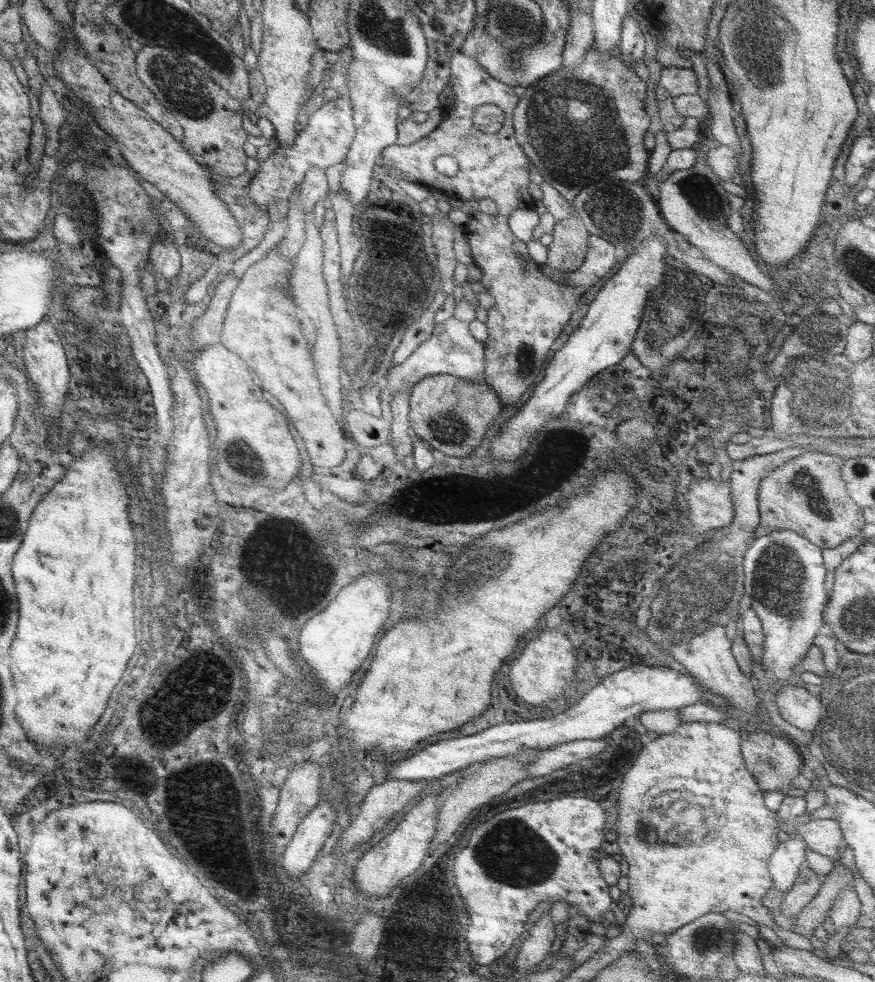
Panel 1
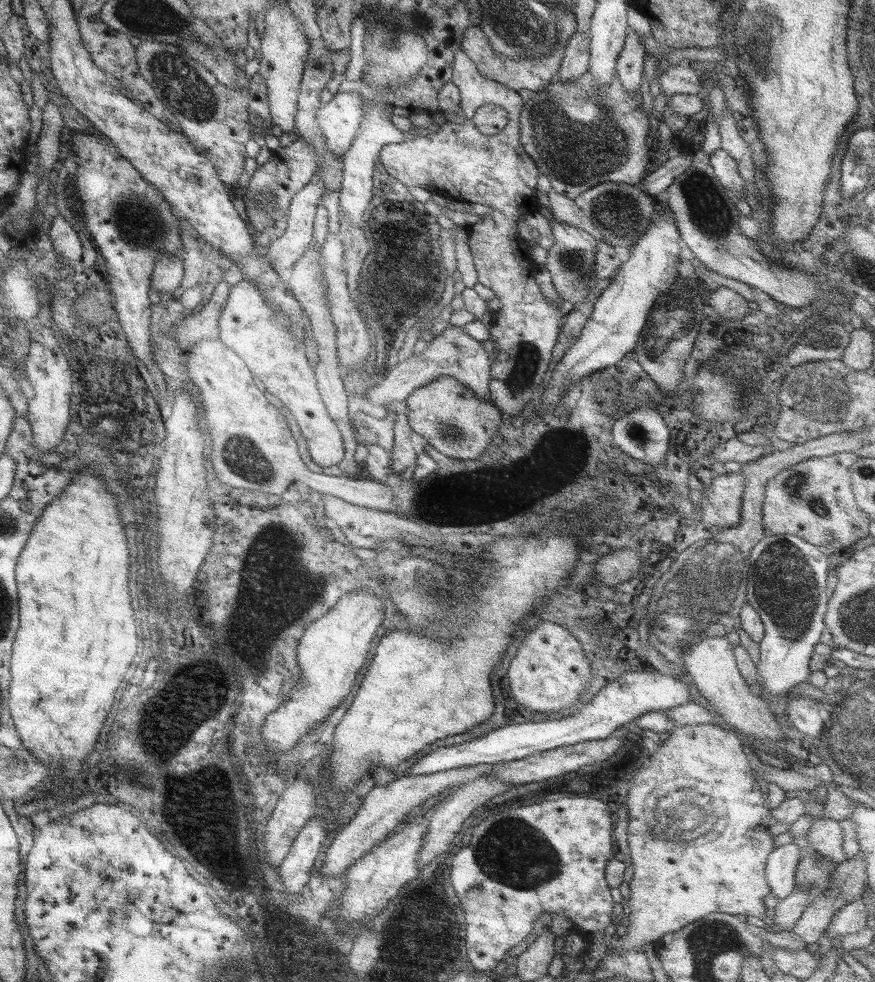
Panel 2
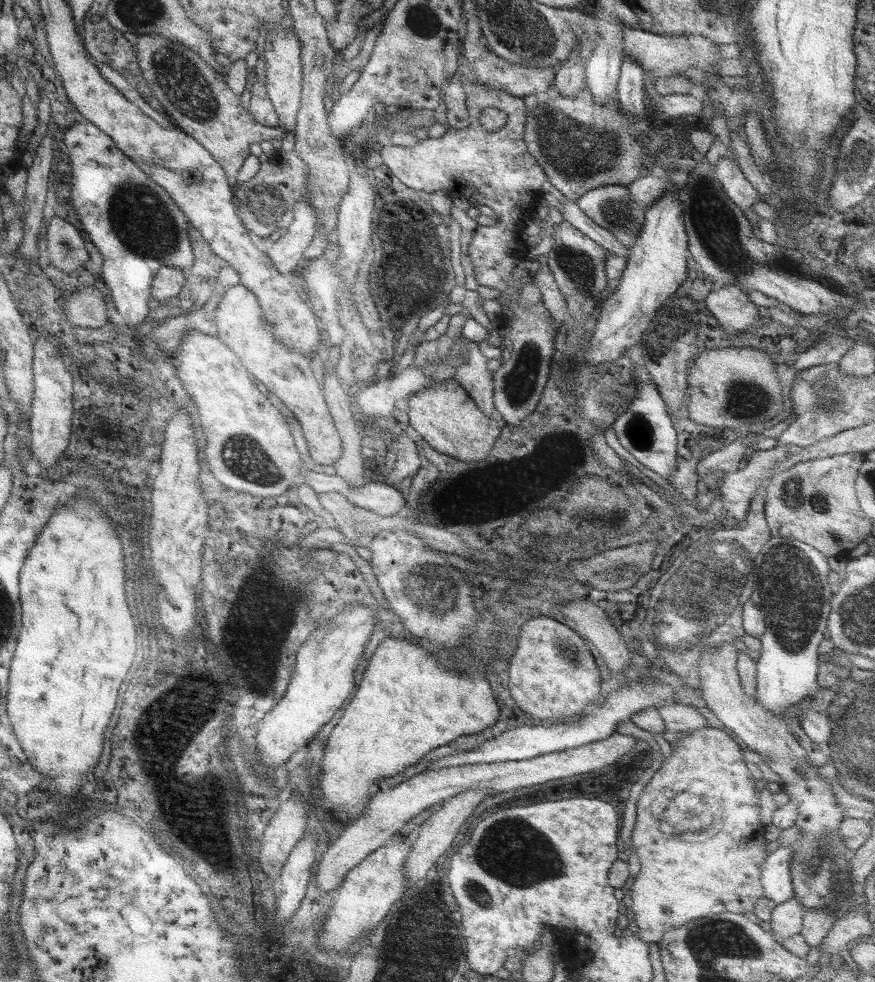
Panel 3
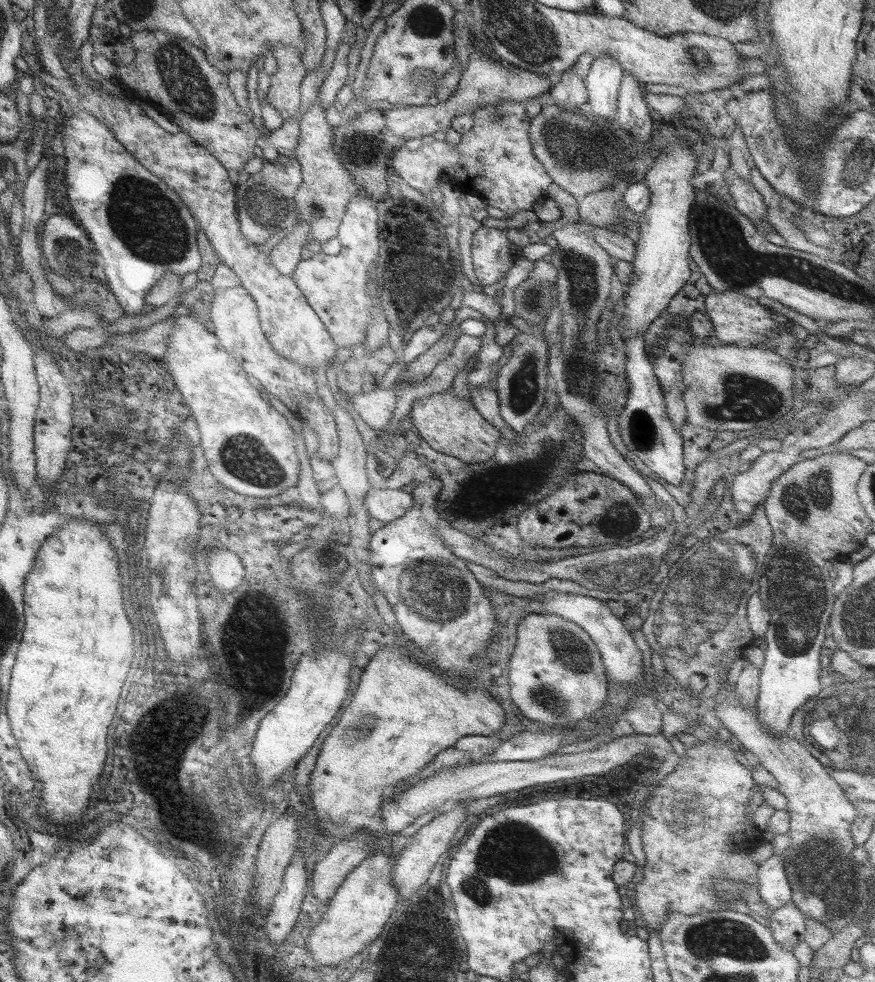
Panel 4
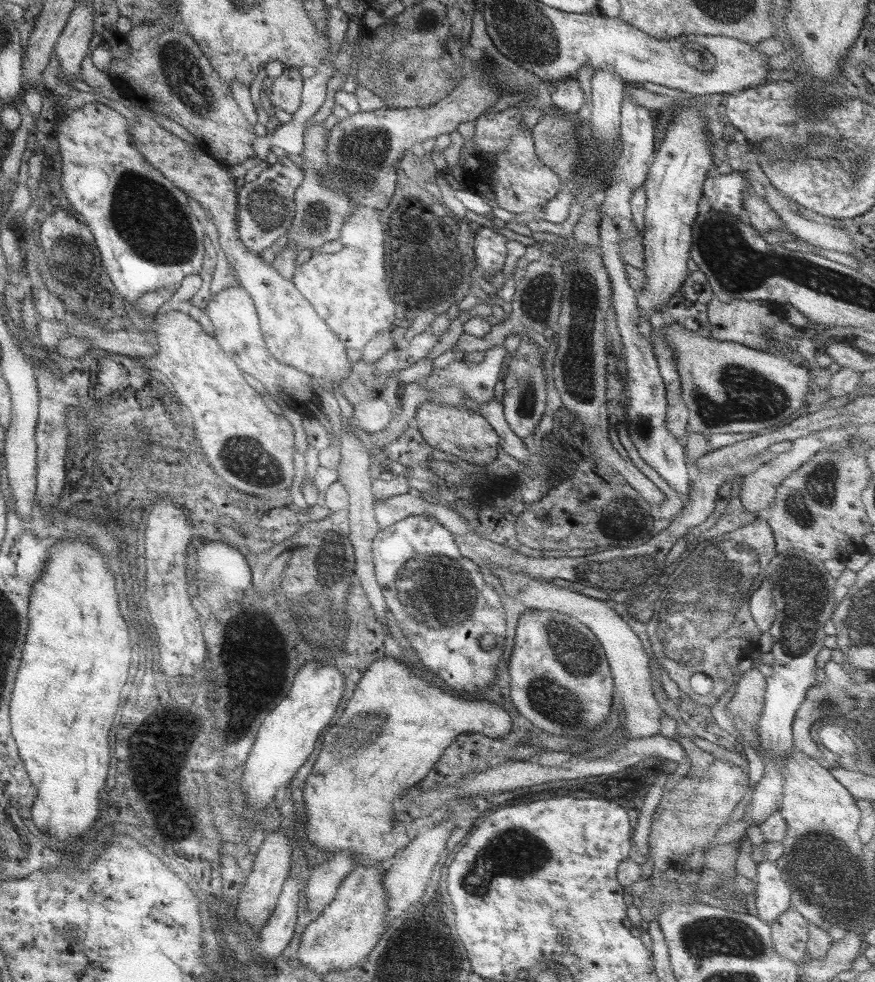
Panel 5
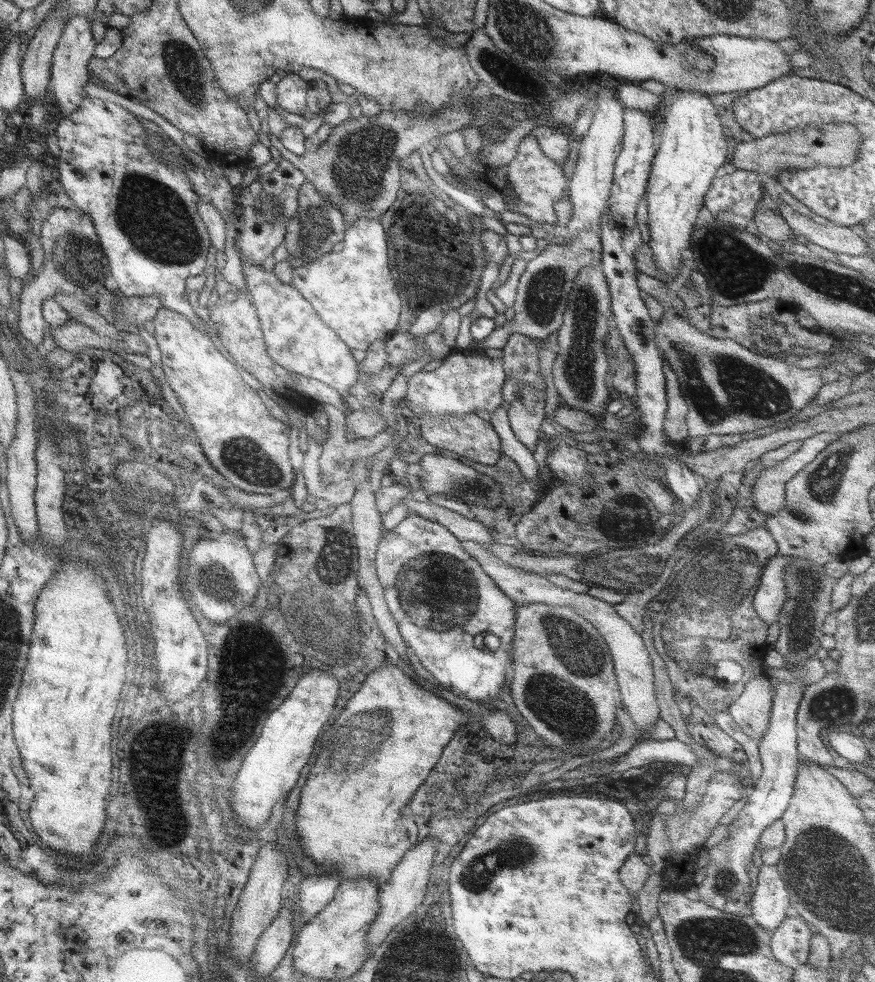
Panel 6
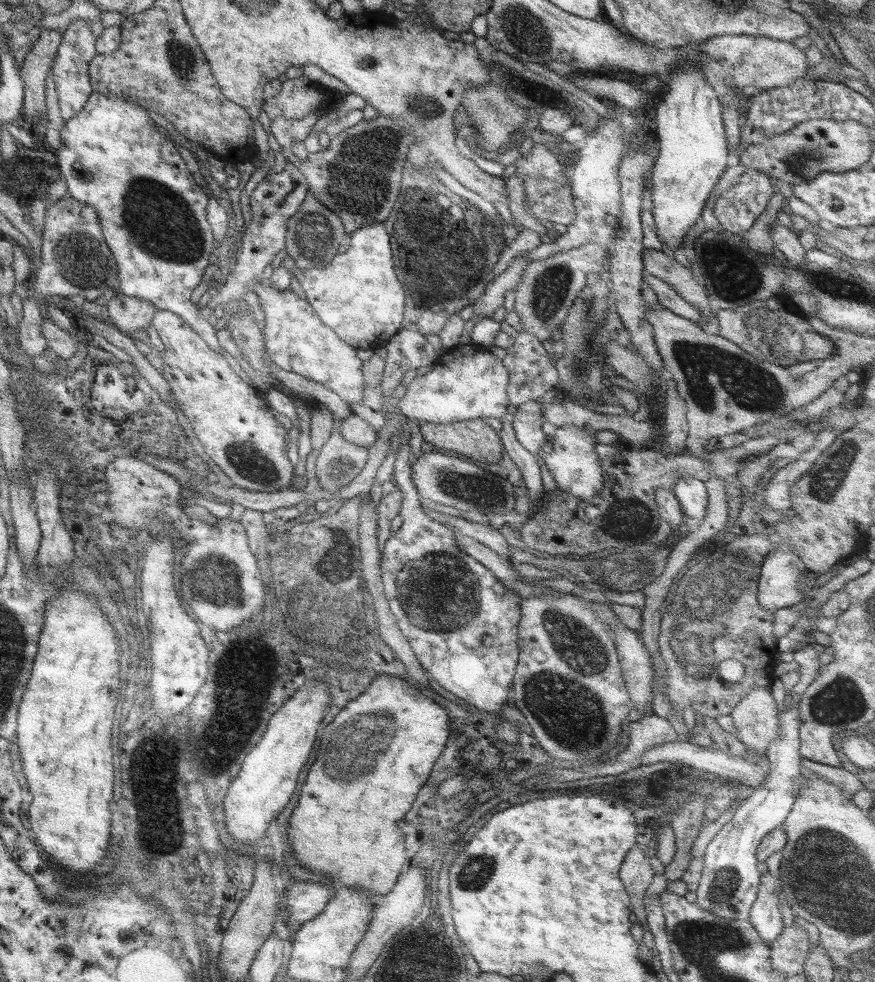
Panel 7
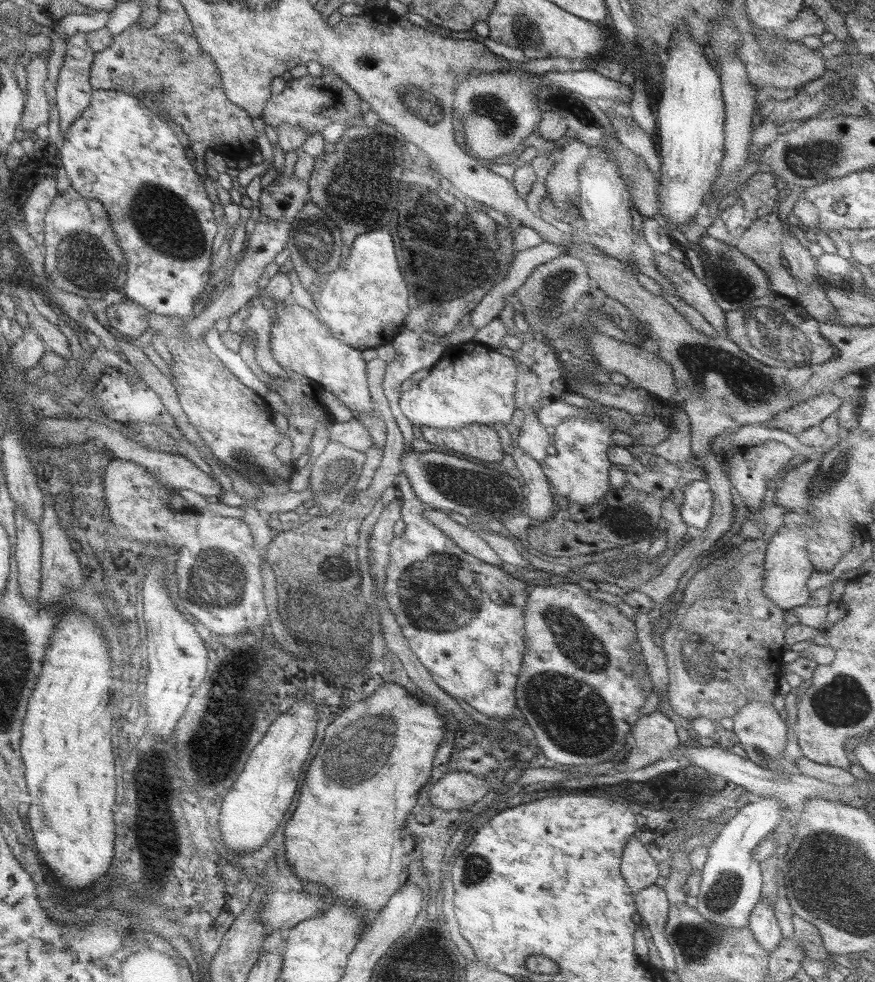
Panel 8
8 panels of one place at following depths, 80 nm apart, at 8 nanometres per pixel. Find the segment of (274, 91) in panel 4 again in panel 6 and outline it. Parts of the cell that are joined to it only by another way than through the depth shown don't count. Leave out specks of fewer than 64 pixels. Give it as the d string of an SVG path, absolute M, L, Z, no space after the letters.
M285 73L276 83L275 87L275 104L273 110L280 110L281 112L291 112L291 114L301 115L306 110L306 90L308 84L297 75L297 73Z

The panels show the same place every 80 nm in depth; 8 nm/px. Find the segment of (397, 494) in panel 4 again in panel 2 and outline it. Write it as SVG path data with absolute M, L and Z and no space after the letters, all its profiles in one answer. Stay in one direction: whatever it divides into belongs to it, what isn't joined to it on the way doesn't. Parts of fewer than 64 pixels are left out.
M218 339L200 340L189 346L185 350L185 372L193 388L199 392L199 406L203 408L205 426L211 436L211 452L207 452L207 458L222 484L279 496L289 484L296 483L321 496L333 496L376 512L391 509L393 493L384 484L364 477L350 479L341 474L332 476L326 471L312 473L307 469L300 459L301 455L297 454L285 416L265 400L263 392L253 384L251 373L241 358Z

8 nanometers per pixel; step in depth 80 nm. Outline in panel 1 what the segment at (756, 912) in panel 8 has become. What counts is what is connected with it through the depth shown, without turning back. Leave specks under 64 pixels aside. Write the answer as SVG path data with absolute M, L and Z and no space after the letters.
M789 837L786 842L777 844L767 864L767 871L775 890L784 894L791 888L799 868L805 861L806 850L807 847L801 838Z

